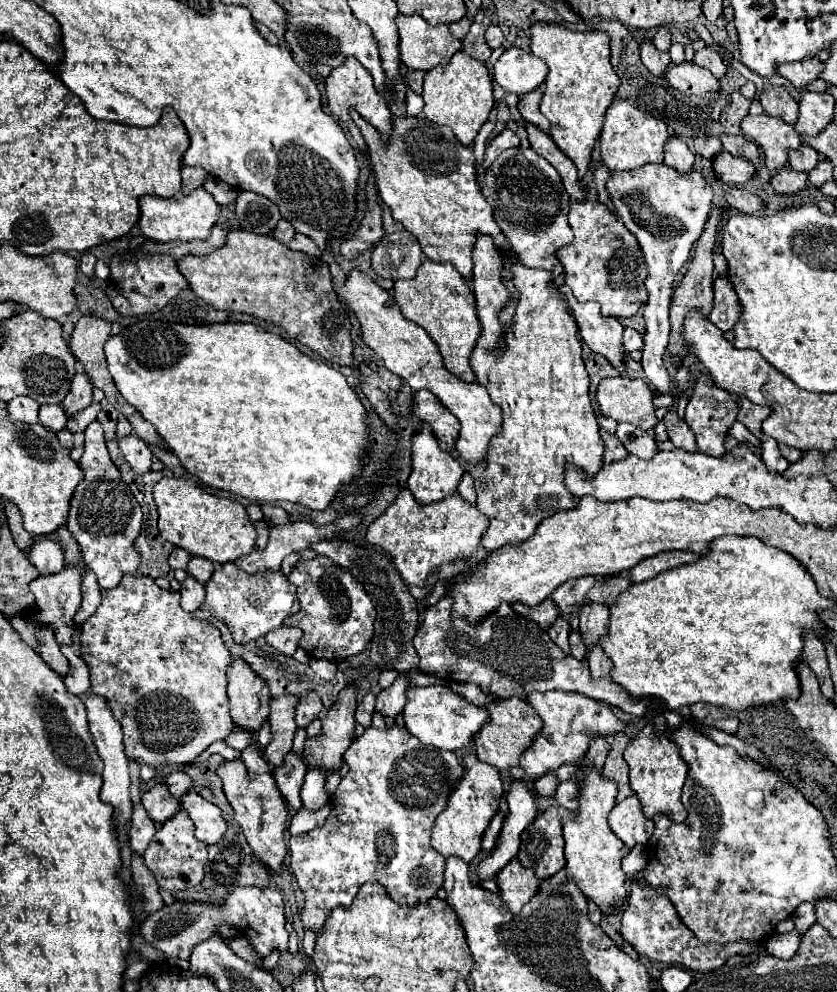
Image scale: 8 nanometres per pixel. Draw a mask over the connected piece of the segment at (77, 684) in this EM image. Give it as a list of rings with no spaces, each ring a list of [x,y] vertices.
[[[61,646],[61,652],[63,652],[63,656],[67,656],[67,660],[69,660],[69,672],[67,672],[67,676],[65,676],[65,688],[67,688],[67,692],[73,694],[73,696],[87,694],[87,692],[91,690],[87,664],[79,658],[77,648],[65,650],[65,646]]]

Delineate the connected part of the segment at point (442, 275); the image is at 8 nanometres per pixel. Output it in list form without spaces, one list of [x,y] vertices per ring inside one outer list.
[[[425,260],[419,266],[415,278],[395,282],[395,302],[405,318],[425,328],[429,338],[441,350],[447,370],[451,370],[465,382],[477,382],[469,366],[471,348],[475,346],[475,340],[481,334],[481,326],[475,312],[475,296],[465,278],[453,268],[453,264]]]

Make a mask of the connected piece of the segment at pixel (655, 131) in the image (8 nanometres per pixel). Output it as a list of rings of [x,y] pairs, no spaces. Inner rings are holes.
[[[615,98],[611,106],[607,108],[601,138],[599,138],[599,150],[601,160],[615,172],[615,170],[633,170],[641,168],[643,164],[661,164],[665,144],[669,140],[669,132],[663,120],[653,118],[651,114],[639,110],[629,100]]]

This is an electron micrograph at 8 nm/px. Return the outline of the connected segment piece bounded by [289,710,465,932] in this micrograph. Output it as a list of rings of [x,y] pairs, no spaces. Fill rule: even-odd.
[[[373,712],[371,726],[357,738],[353,738],[349,752],[345,752],[345,762],[349,766],[347,776],[335,790],[333,812],[321,828],[315,828],[301,836],[291,836],[291,872],[295,874],[303,896],[303,926],[319,932],[337,906],[349,906],[357,894],[357,888],[365,882],[379,882],[385,886],[389,896],[403,906],[427,902],[437,894],[443,884],[445,858],[431,848],[431,828],[437,816],[447,806],[447,800],[459,780],[463,778],[463,764],[451,750],[427,748],[415,736],[407,732],[405,726],[393,724],[387,728],[385,716]]]

